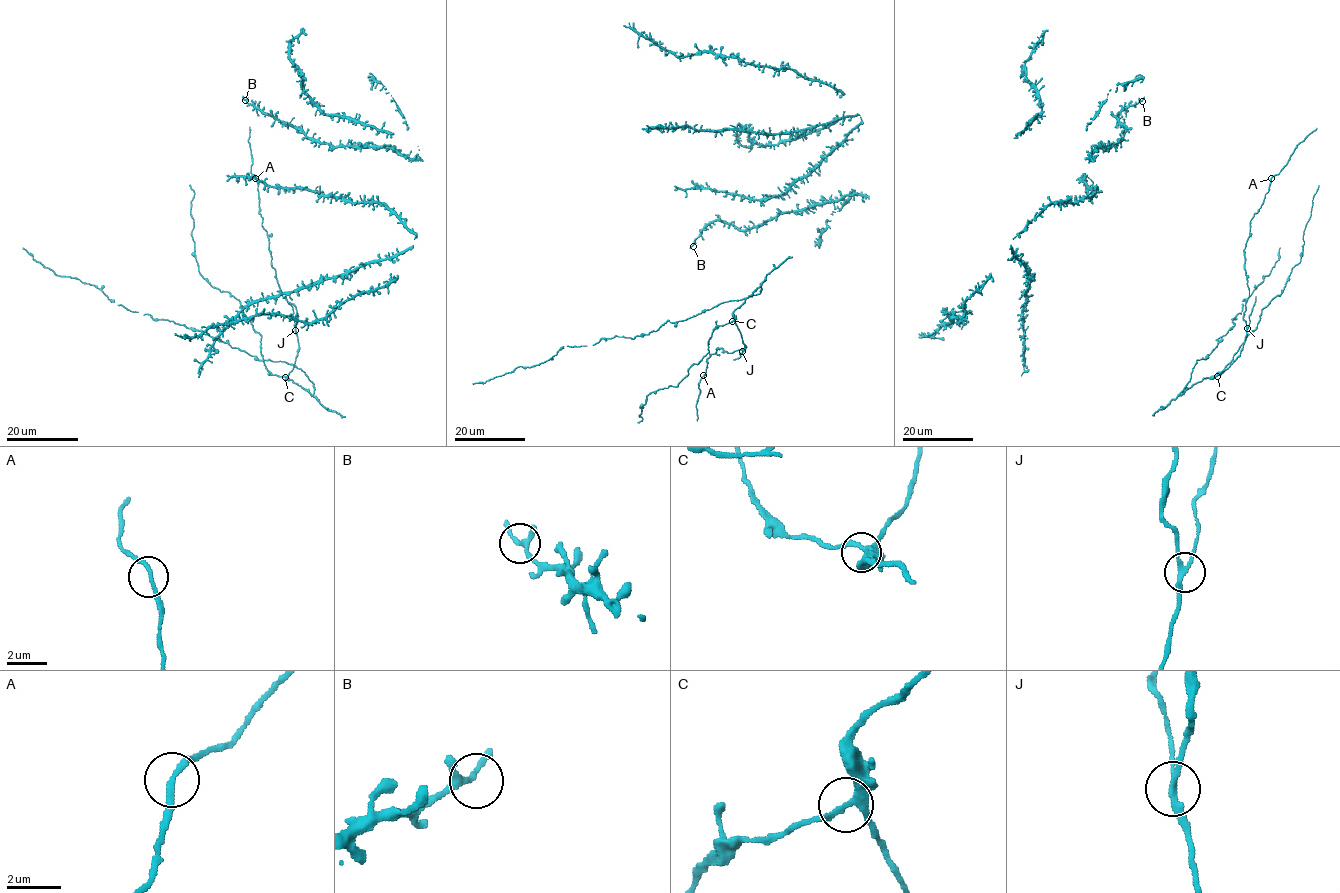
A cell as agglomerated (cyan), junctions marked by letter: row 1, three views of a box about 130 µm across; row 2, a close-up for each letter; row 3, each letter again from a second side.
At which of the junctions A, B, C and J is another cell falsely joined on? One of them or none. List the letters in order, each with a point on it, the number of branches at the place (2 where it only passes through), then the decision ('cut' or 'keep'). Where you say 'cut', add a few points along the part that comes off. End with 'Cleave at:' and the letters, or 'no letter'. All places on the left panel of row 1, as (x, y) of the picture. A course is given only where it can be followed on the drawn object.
A: (255, 178) | 2 | keep
B: (245, 100) | 3 | keep
C: (285, 377) | 3 | keep
J: (295, 330) | 3 | cut | (295, 329), (293, 310), (286, 296)
Cleave at: J

